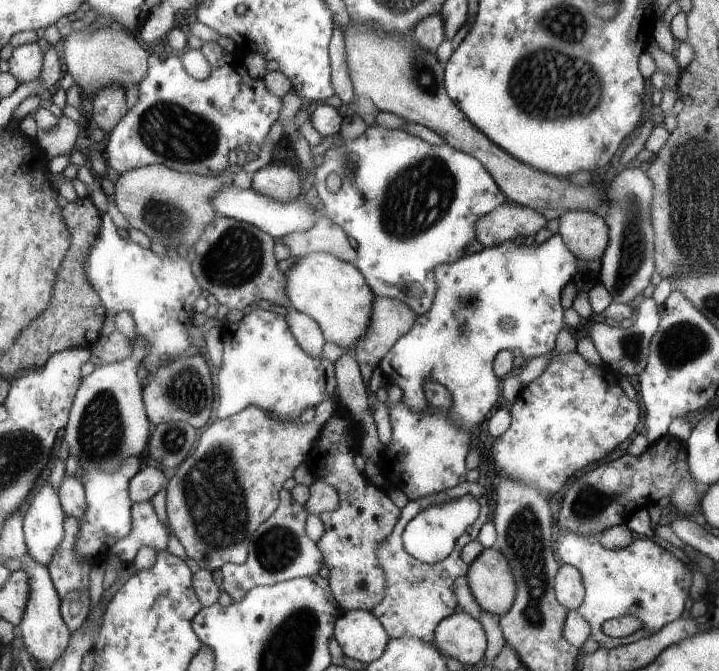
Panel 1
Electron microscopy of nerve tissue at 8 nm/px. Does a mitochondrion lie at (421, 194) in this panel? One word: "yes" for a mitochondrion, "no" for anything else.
yes

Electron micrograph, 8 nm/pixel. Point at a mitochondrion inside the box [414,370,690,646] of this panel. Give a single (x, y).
(524, 538)

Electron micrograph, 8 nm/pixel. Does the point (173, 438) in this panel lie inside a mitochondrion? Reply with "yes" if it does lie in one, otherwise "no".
yes

